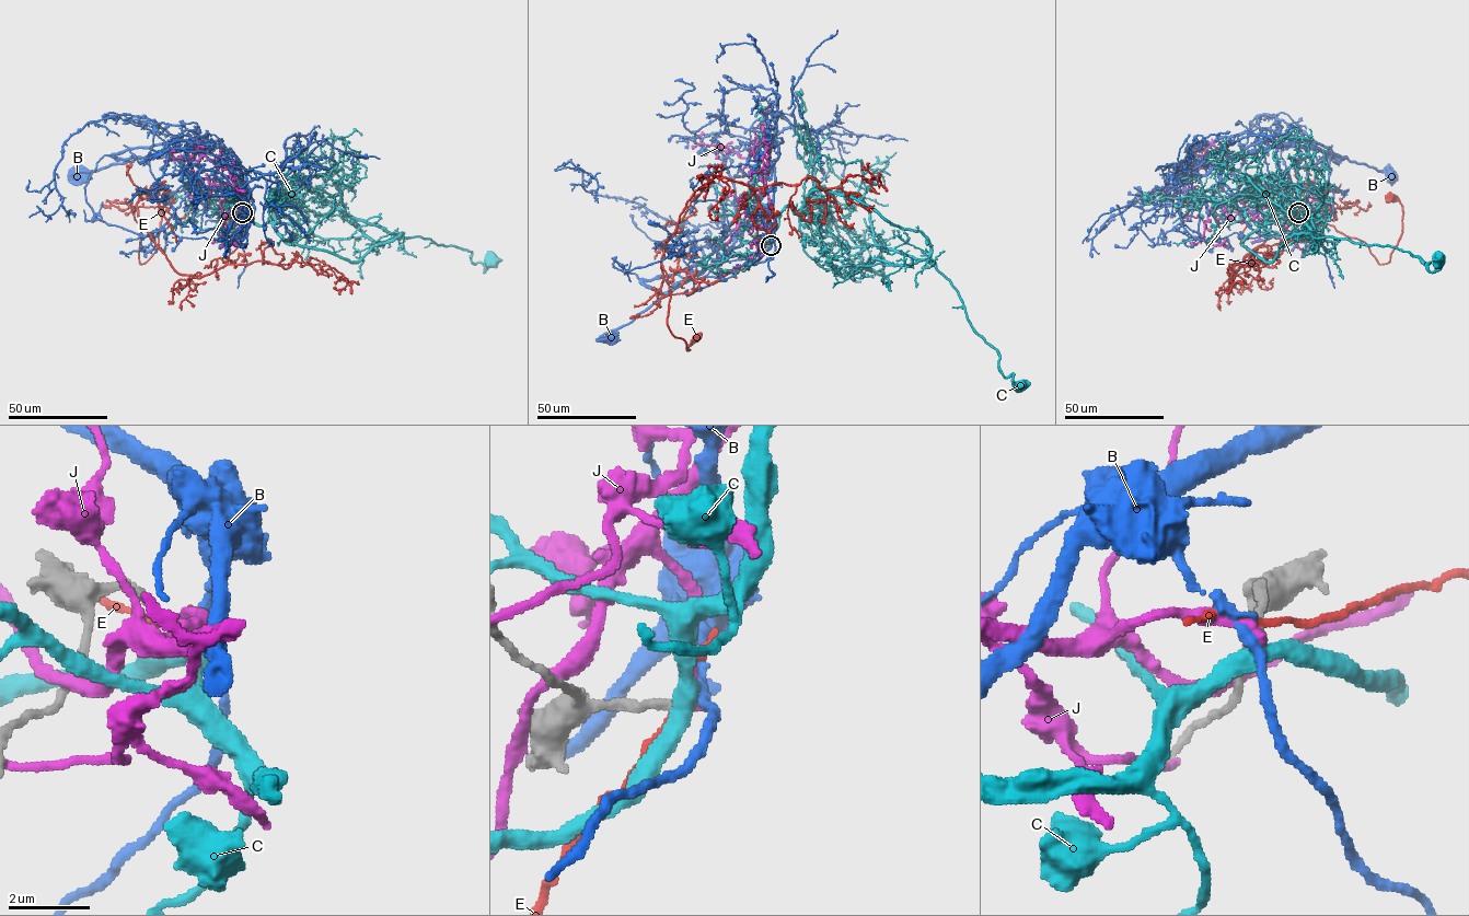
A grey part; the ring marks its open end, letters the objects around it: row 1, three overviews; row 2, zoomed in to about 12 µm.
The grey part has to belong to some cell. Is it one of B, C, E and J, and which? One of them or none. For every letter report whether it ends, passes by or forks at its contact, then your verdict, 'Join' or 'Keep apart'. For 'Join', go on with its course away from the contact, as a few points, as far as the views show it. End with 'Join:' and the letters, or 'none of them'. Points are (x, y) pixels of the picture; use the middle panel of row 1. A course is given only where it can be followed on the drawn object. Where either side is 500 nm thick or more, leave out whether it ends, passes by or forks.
B: It passes by. Keep apart
C: It passes by. Keep apart
E: It passes by. Keep apart
J: It ends there. Keep apart
Join: none of them

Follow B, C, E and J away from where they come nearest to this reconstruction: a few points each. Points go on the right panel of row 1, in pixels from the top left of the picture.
B: (1298, 212), (1295, 205), (1328, 183), (1332, 154), (1386, 171), (1392, 177)
C: (1298, 212), (1259, 225), (1272, 192), (1293, 186), (1315, 238), (1392, 246), (1431, 271), (1439, 258)
E: (1298, 211), (1322, 197), (1336, 219), (1320, 196), (1297, 201), (1383, 264), (1402, 231), (1389, 197)
J: (1298, 212), (1281, 212), (1262, 220), (1245, 209), (1188, 192), (1187, 180), (1210, 161), (1184, 150)

